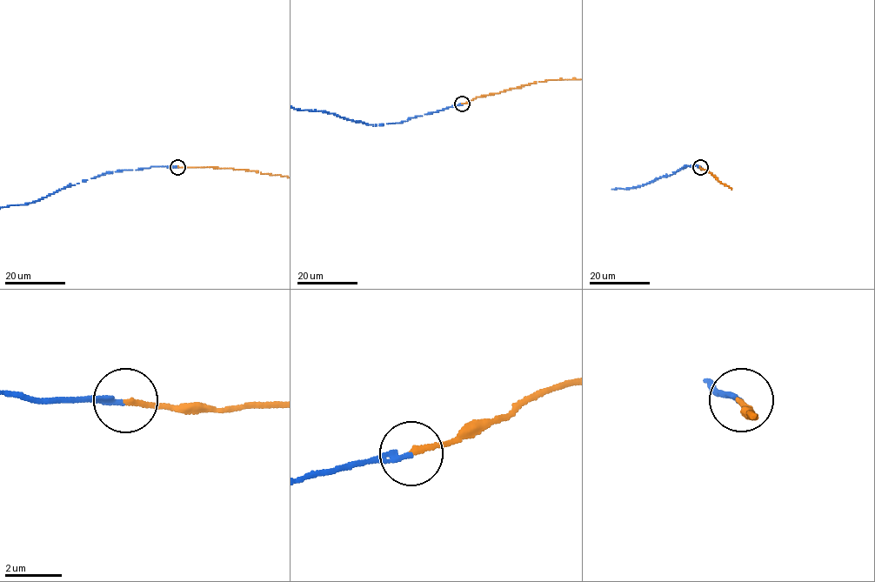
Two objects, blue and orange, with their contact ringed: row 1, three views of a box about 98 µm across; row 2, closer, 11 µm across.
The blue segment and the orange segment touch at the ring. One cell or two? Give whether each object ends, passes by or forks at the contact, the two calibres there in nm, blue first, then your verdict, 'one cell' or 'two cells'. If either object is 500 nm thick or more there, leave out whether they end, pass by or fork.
blue ends | orange ends | 160/170 nm | one cell

